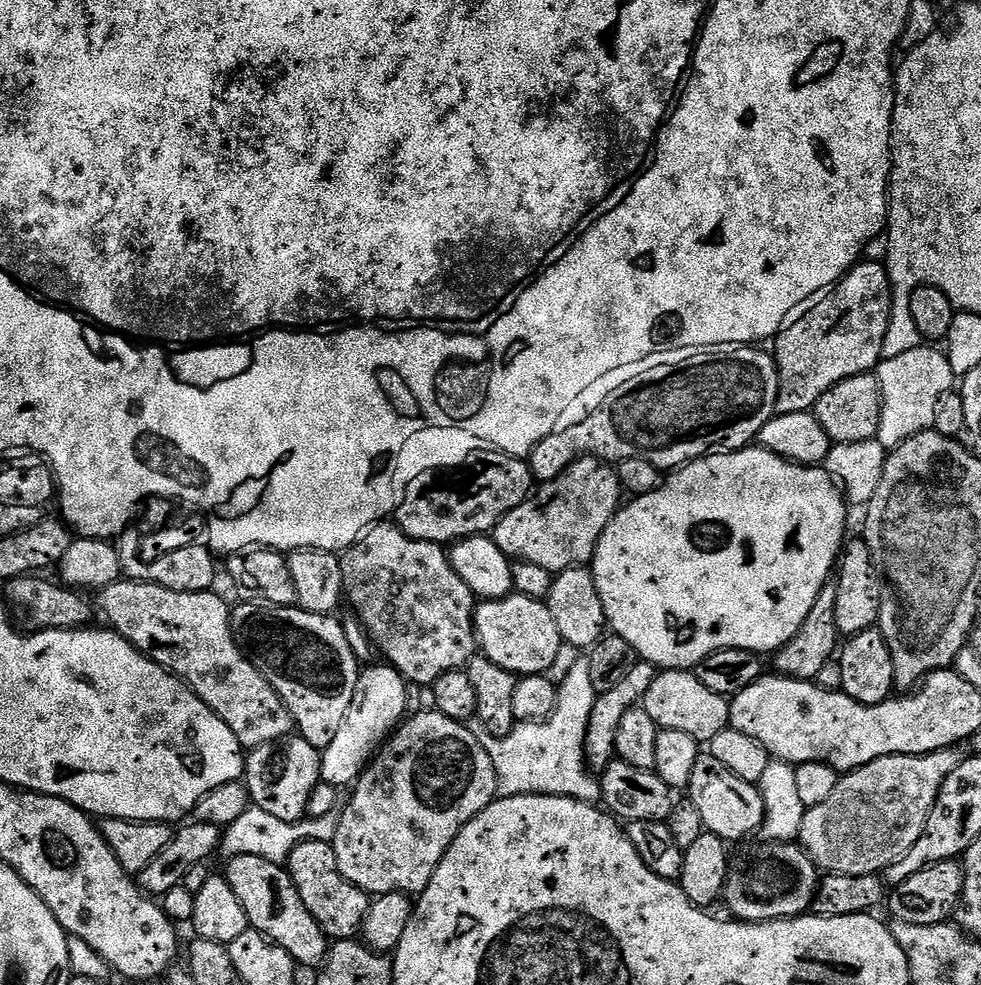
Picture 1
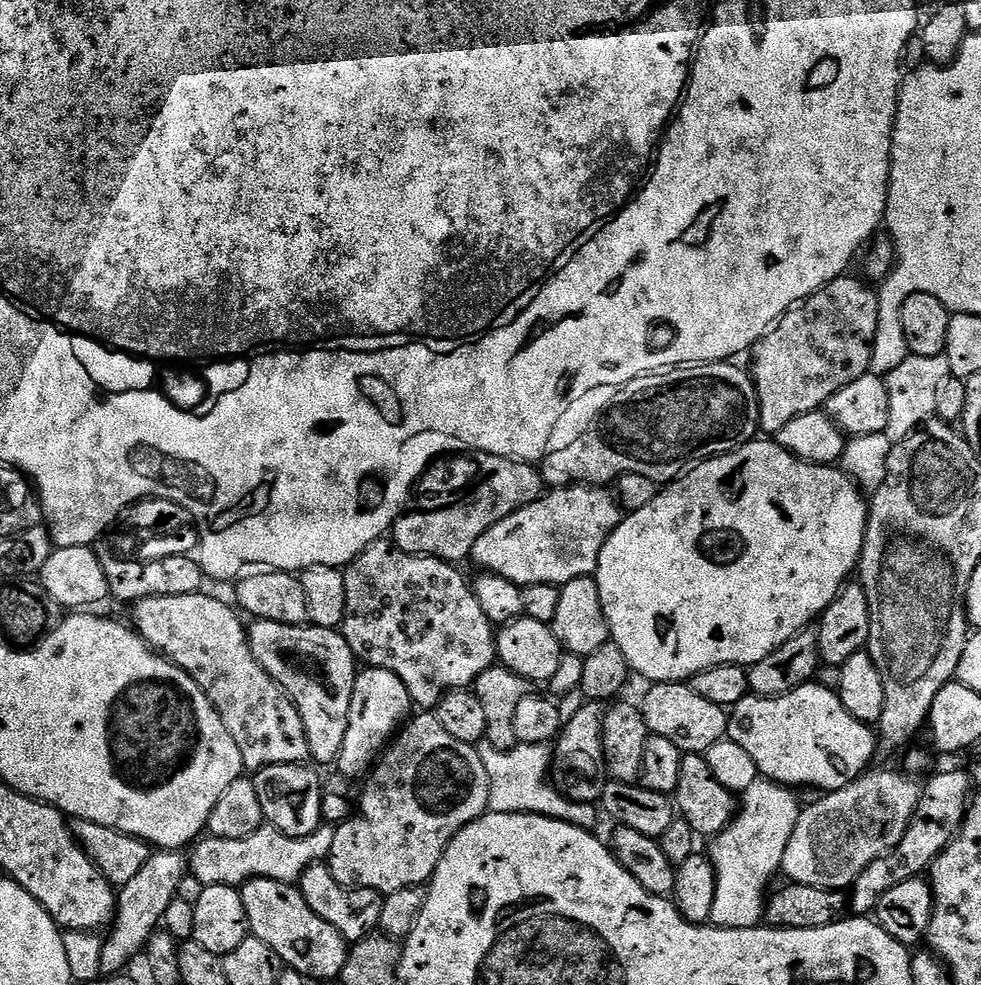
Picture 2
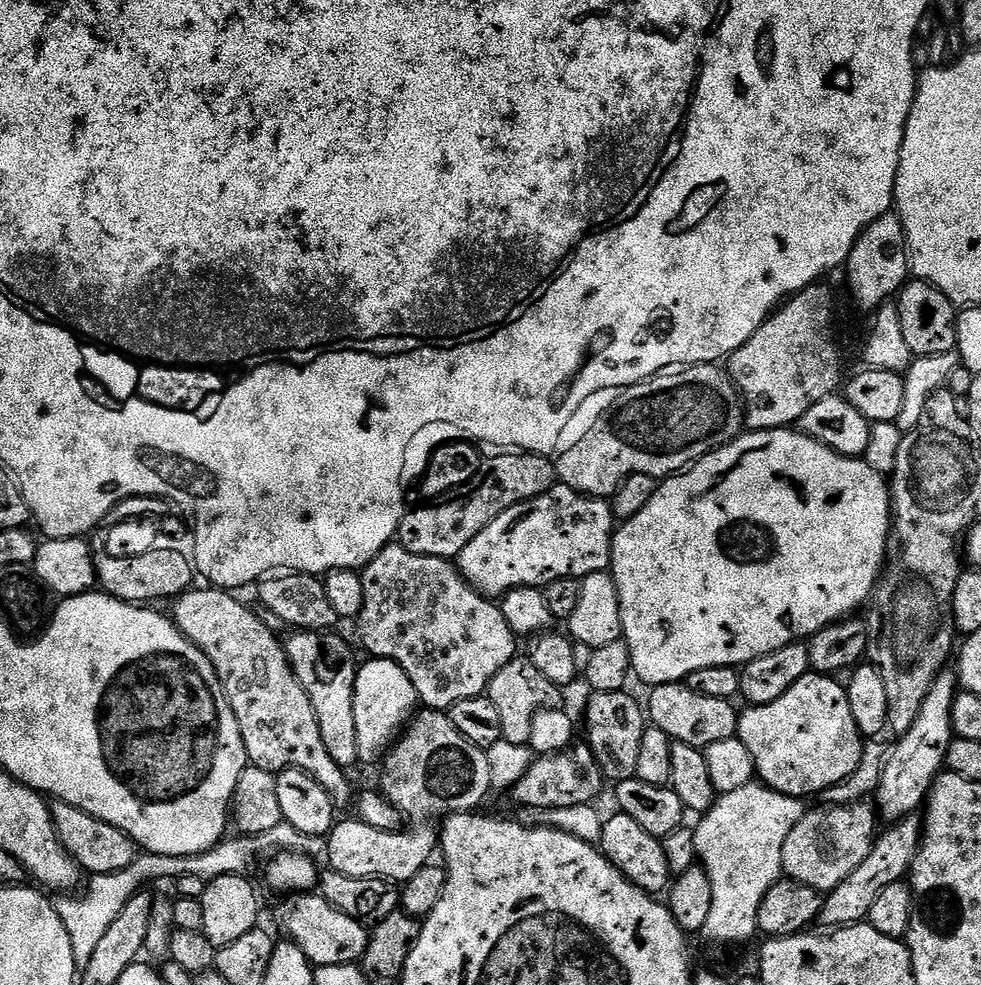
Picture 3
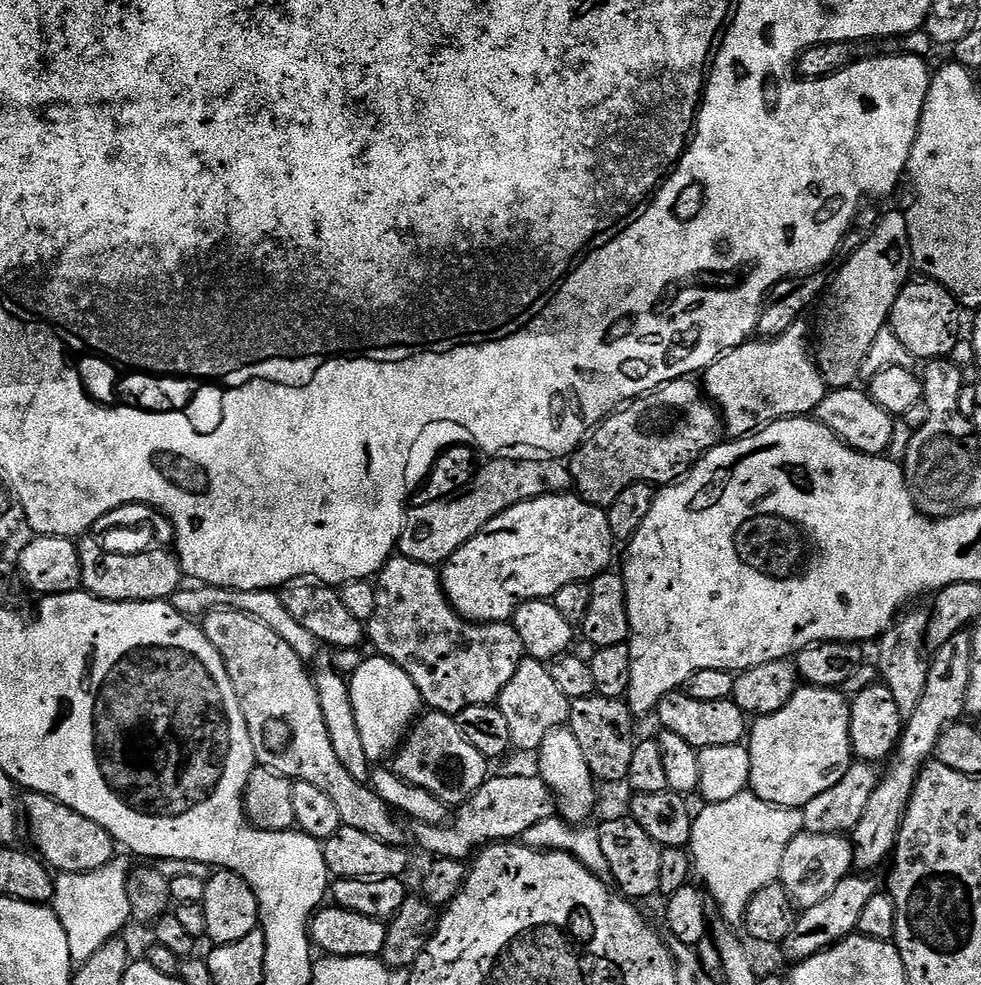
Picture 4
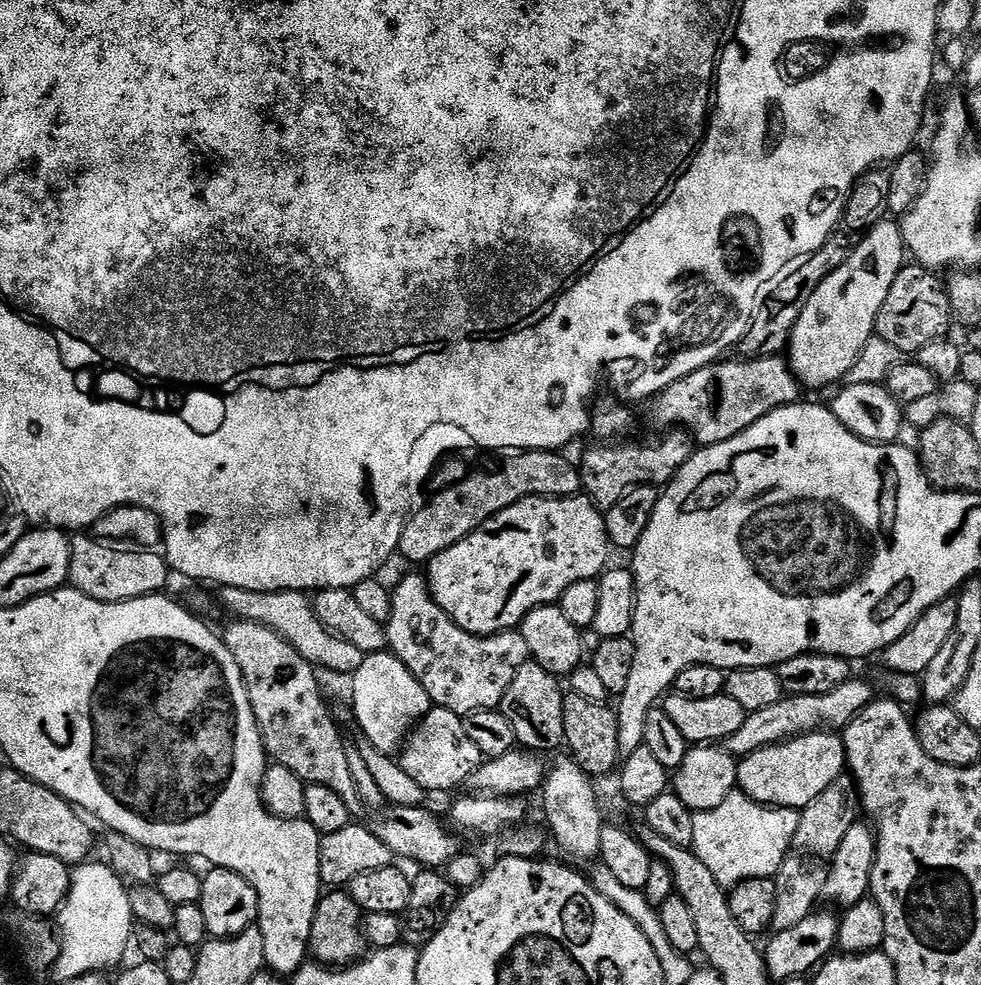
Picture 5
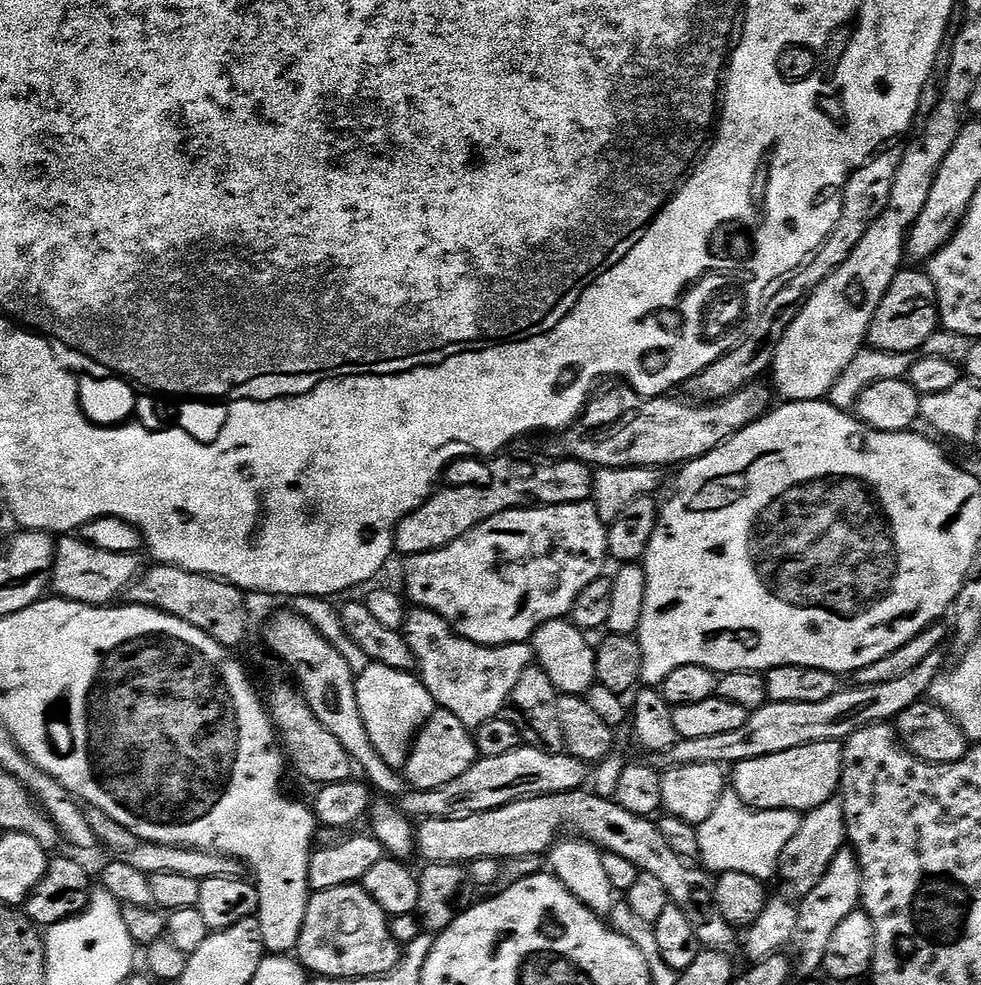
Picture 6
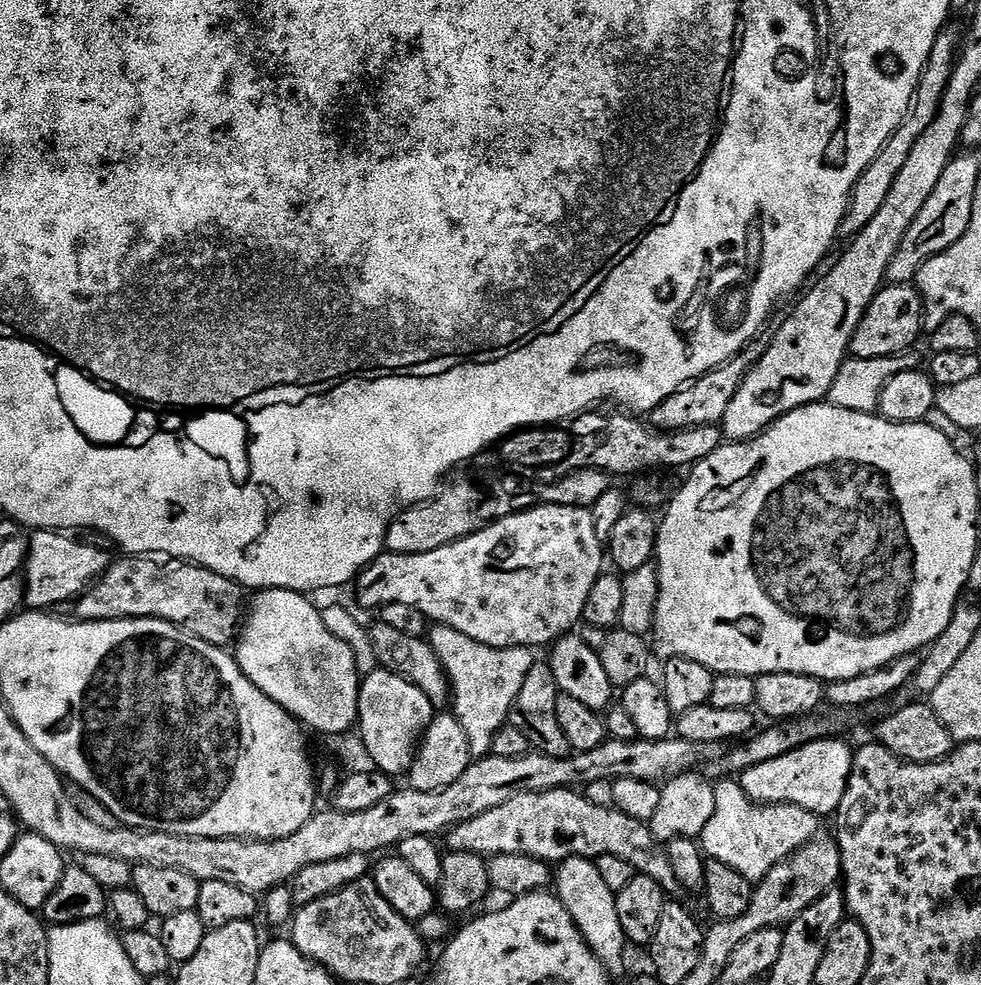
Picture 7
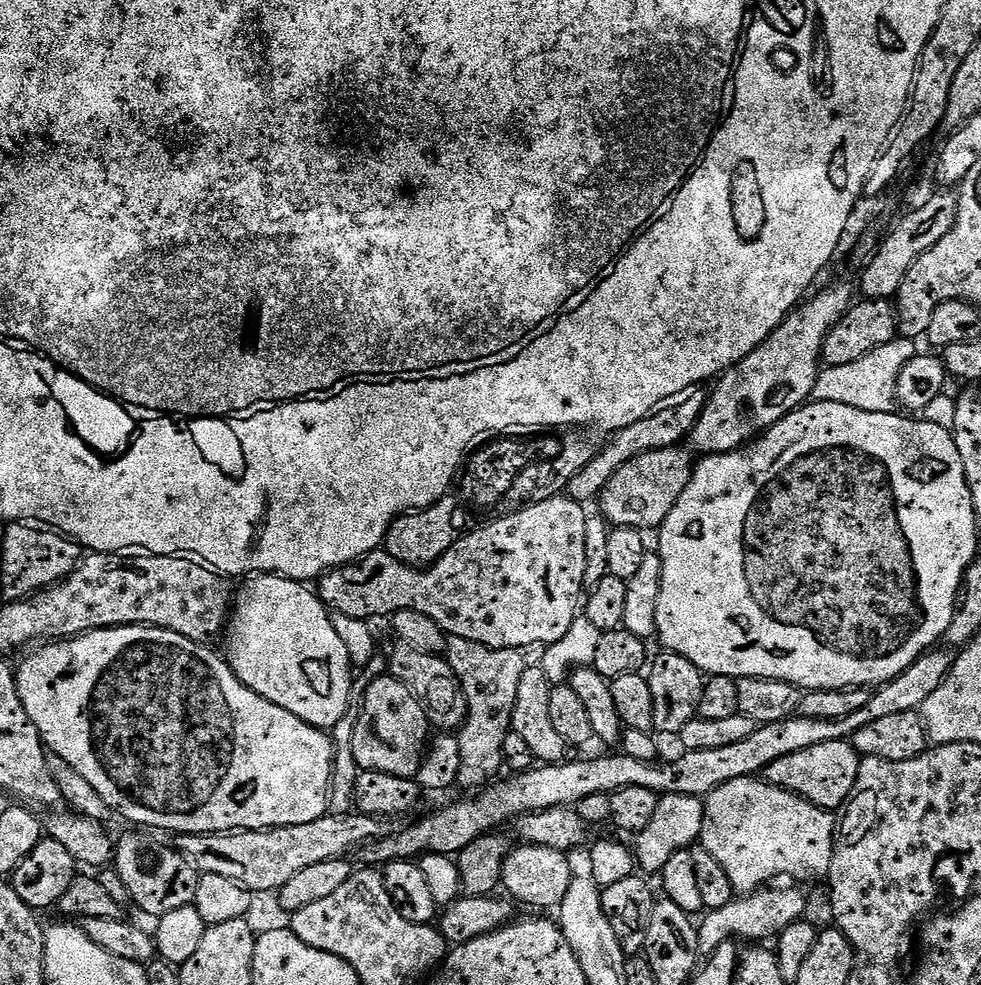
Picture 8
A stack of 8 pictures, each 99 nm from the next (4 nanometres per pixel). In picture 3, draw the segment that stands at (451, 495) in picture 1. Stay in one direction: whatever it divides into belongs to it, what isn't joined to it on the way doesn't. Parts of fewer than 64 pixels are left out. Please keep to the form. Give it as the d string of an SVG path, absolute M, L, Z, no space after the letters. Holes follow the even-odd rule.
M492 454L487 457L484 465L481 463L475 469L471 479L457 483L449 492L444 493L440 501L428 504L422 508L407 511L400 522L398 542L408 552L422 554L423 556L442 556L445 558L459 557L460 551L470 543L478 533L486 530L498 514L502 514L510 506L520 504L523 500L532 500L535 496L546 494L551 488L555 488L556 466L546 456L505 456L503 454Z

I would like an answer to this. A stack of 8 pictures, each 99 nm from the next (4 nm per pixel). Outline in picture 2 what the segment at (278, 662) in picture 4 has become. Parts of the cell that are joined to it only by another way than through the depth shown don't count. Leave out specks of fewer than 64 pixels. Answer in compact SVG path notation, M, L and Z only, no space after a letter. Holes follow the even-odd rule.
M201 590L190 594L162 594L135 601L135 631L155 651L192 673L204 687L213 706L220 709L224 725L238 742L245 769L259 770L271 764L307 761L310 756L308 735L296 703L272 673L256 660L248 628L240 621L241 613L206 593Z

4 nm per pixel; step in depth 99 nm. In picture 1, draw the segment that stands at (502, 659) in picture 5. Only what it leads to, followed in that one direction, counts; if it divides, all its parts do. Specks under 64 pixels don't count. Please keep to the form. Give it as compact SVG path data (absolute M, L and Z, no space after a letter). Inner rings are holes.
M381 522L375 526L369 527L368 531L356 541L350 548L344 549L340 556L340 565L342 566L342 582L344 583L344 594L347 603L352 603L355 619L359 620L364 626L364 631L368 633L369 640L372 641L375 651L381 652L383 659L392 667L404 675L405 681L409 685L424 684L431 686L435 680L442 678L442 674L454 672L463 669L473 656L477 655L478 645L476 642L476 606L477 597L473 596L470 586L458 578L454 566L448 561L448 552L439 544L431 544L425 540L415 540L406 535L395 523Z

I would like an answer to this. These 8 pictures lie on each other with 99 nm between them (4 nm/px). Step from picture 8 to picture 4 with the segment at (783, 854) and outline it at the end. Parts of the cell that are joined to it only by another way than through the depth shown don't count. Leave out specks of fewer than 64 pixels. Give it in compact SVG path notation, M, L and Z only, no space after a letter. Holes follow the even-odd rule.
M750 790L729 798L727 802L705 803L703 807L701 812L695 813L692 822L692 866L698 880L700 876L699 883L706 889L711 903L715 907L717 904L721 914L725 916L721 917L729 925L736 926L743 921L746 906L750 906L750 898L754 898L754 894L758 894L762 886L779 881L782 854L786 854L786 846L790 846L790 842L794 842L794 838L804 831L804 813L799 808L783 808L762 802L762 798L758 798Z

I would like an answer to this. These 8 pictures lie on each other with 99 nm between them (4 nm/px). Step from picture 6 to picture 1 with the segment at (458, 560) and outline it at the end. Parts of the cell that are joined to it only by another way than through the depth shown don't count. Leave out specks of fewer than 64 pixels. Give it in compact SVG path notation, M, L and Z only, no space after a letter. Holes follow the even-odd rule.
M581 456L558 479L541 483L528 499L496 523L490 535L513 561L536 563L551 574L564 572L567 568L584 566L591 561L606 526L622 507L620 496L622 497L622 489L617 469L595 456Z

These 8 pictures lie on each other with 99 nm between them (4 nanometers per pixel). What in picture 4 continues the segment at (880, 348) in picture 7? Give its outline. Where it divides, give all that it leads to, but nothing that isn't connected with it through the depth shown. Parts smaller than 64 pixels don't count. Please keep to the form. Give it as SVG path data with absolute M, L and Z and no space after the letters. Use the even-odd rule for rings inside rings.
M927 278L909 279L900 289L892 307L890 330L902 342L913 361L927 362L953 355L956 348L956 297L936 280Z

